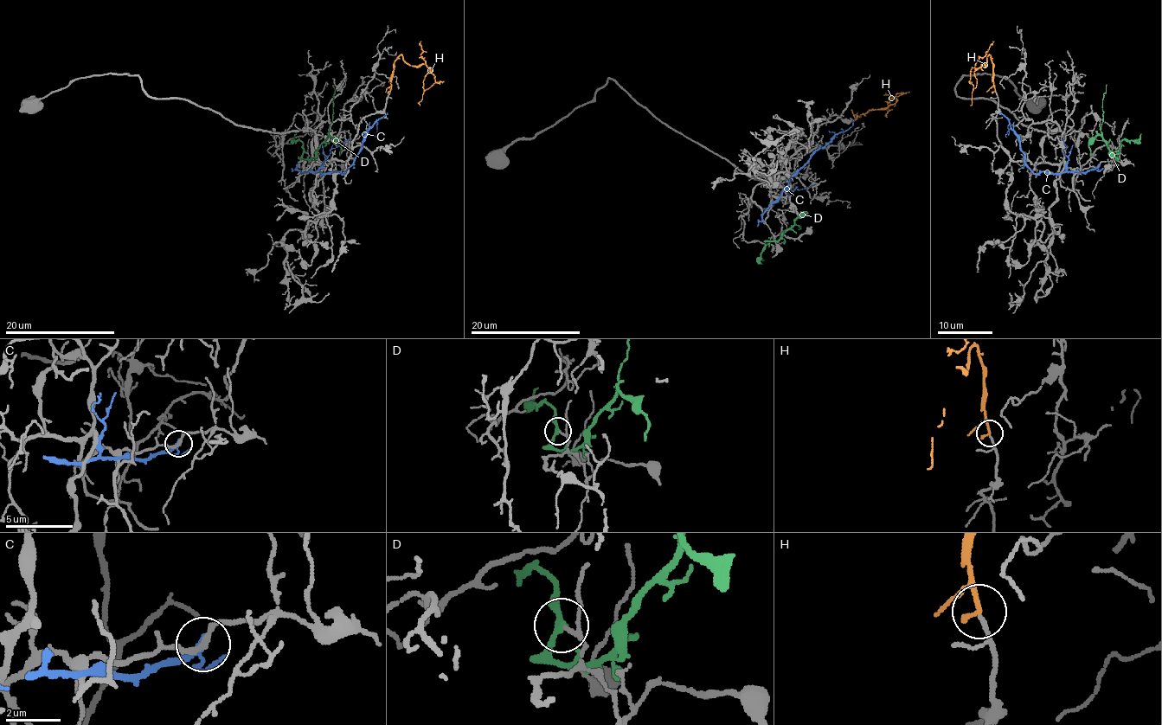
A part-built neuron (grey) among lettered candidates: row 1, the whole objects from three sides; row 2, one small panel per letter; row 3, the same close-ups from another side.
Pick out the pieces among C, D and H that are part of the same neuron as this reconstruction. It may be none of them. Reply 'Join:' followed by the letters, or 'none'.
Join: H

